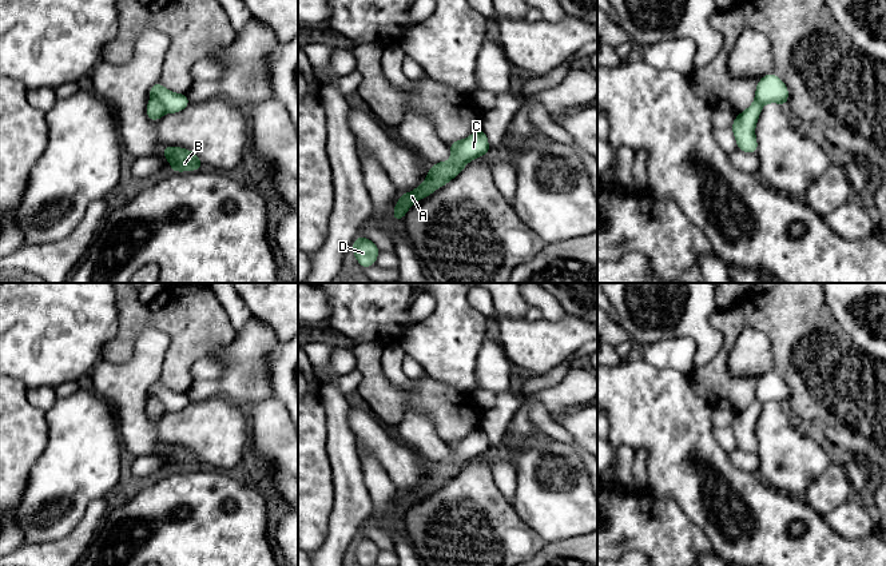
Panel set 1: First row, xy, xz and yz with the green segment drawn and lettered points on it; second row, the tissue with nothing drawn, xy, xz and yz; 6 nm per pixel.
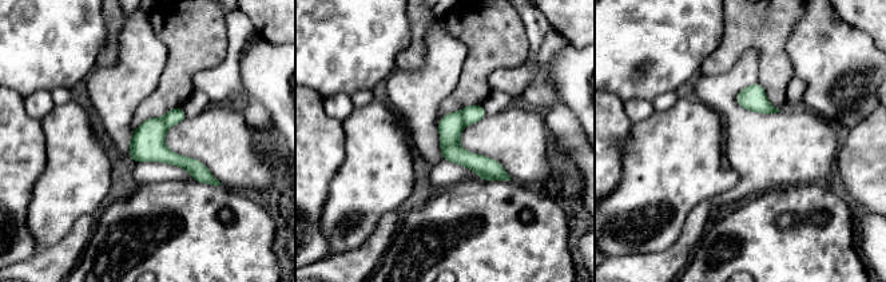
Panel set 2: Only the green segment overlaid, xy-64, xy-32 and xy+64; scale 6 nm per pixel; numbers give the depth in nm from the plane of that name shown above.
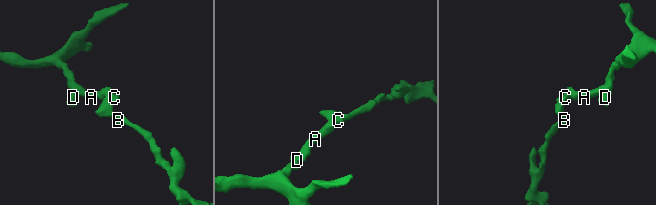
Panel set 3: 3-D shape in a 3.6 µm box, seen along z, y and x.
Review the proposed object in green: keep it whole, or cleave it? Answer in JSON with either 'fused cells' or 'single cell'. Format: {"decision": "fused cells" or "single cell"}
{"decision": "fused cells"}

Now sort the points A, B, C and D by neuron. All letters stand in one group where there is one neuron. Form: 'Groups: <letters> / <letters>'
Groups: A C D / B

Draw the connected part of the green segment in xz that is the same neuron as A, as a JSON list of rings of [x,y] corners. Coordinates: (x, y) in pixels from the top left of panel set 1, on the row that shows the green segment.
[[[482,127],[466,139],[461,140],[457,147],[450,150],[450,160],[432,164],[428,178],[414,191],[400,195],[392,215],[393,220],[401,222],[413,203],[432,195],[437,188],[458,176],[470,160],[478,156],[489,155],[490,151],[488,136]]]

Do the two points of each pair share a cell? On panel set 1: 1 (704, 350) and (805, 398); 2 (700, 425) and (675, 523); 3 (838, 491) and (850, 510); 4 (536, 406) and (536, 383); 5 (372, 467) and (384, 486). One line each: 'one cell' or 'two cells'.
1: two cells
2: two cells
3: two cells
4: two cells
5: one cell

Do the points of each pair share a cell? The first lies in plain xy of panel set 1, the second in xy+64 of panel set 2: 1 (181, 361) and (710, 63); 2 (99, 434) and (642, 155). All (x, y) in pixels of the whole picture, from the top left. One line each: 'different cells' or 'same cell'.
1: same cell
2: same cell

